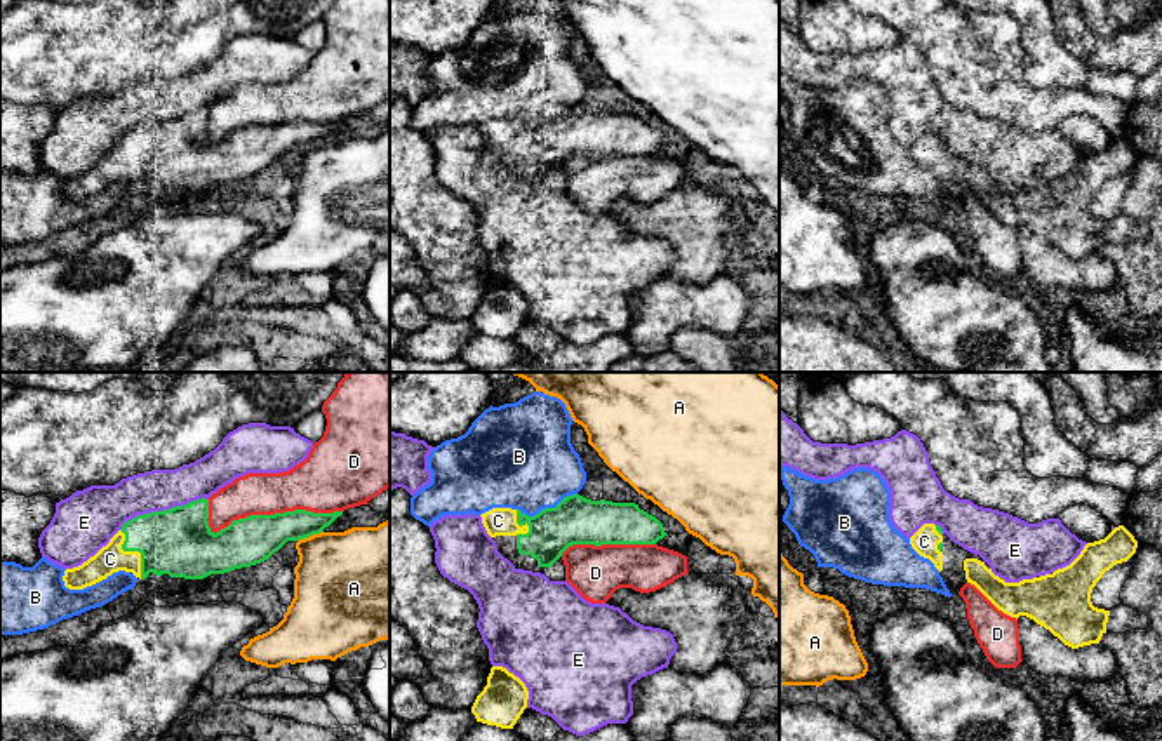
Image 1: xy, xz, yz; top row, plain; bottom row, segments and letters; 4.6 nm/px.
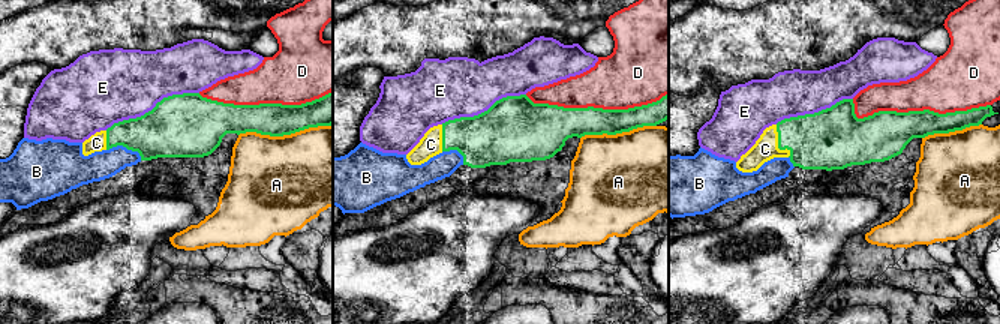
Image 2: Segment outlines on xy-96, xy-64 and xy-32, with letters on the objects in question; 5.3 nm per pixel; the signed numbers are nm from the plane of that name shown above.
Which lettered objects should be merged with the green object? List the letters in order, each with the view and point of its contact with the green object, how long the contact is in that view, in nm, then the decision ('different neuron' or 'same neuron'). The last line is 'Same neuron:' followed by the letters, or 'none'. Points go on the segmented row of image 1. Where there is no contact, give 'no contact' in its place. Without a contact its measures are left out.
A: xy (310, 534) | 130 nm | different neuron
B: xz (547, 508) | 300 nm | different neuron
C: xy (134, 550) | 260 nm | same neuron
D: xy (272, 515) | 650 nm | different neuron
E: xy (164, 510) | 440 nm | different neuron
Same neuron: C

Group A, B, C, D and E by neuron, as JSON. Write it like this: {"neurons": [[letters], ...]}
{"neurons": [["A"], ["B"], ["C"], ["D"], ["E"]]}

